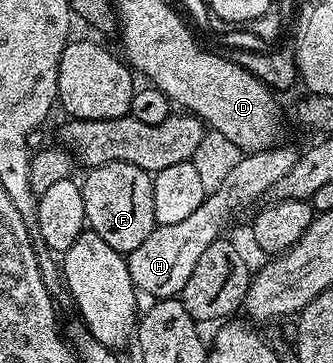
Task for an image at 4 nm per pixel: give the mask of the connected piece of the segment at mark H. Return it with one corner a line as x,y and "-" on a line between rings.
277,145
271,150
253,150
247,156
238,160
238,164
227,174
226,180
217,190
205,197
198,212
192,213
188,219
178,224
157,226
134,248
134,252
127,254
130,280
136,285
141,295
149,294
149,299
175,298
183,290
186,280
190,280
190,272
194,272
194,264
202,257
202,252
210,248
217,238
225,233
224,225
239,212
243,206
258,198
263,199
290,168
294,168
298,157
298,150
292,146

